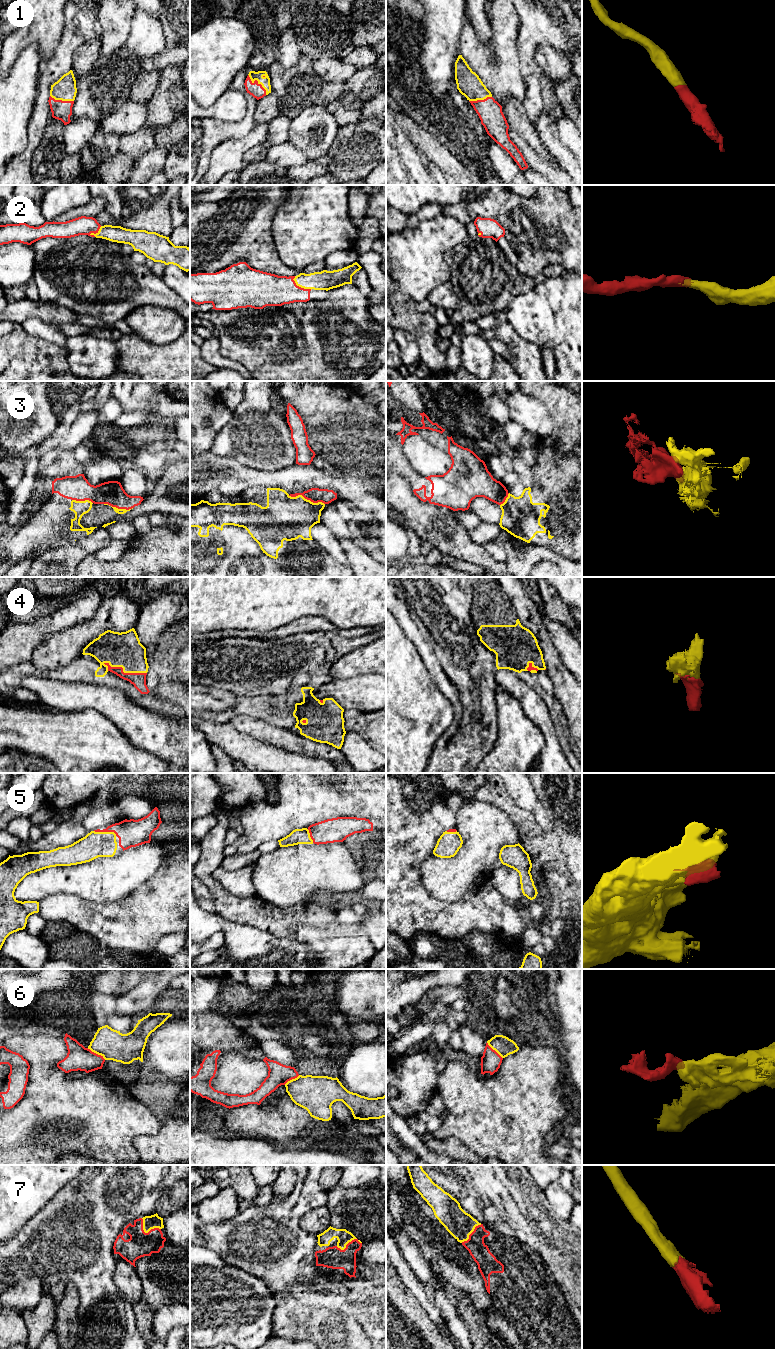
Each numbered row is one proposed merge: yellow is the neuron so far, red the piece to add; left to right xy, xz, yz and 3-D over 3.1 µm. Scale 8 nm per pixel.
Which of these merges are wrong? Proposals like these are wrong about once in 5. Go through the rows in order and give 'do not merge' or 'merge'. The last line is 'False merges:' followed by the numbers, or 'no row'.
1: merge
2: merge
3: merge
4: merge
5: merge
6: do not merge
7: merge
False merges: 6

